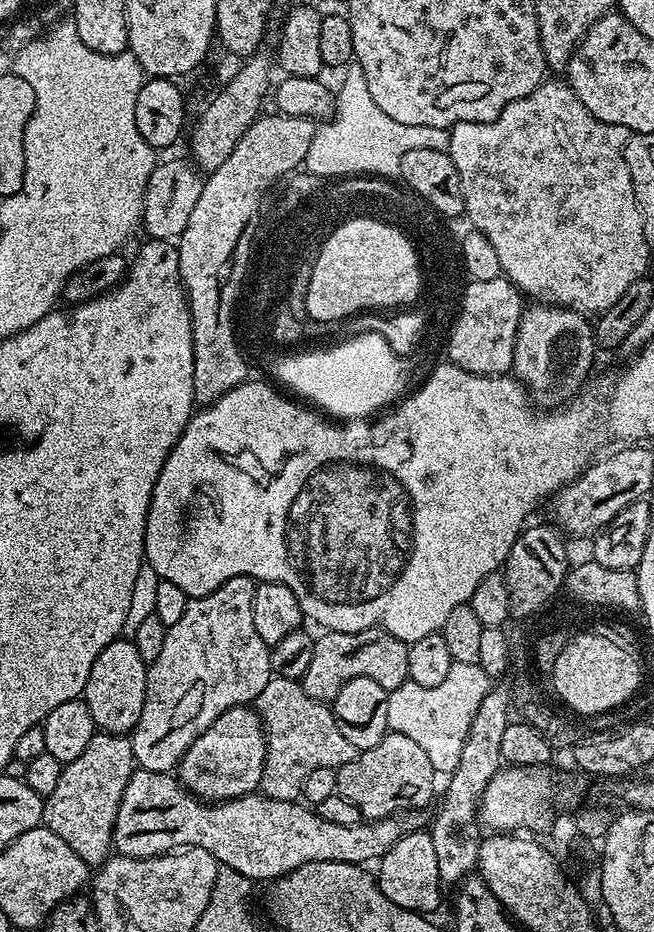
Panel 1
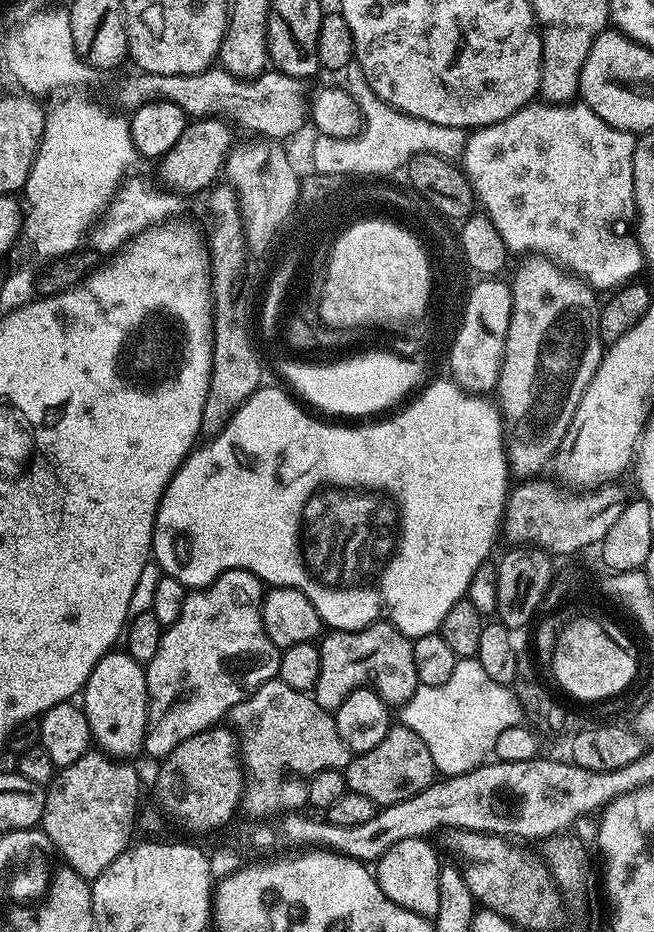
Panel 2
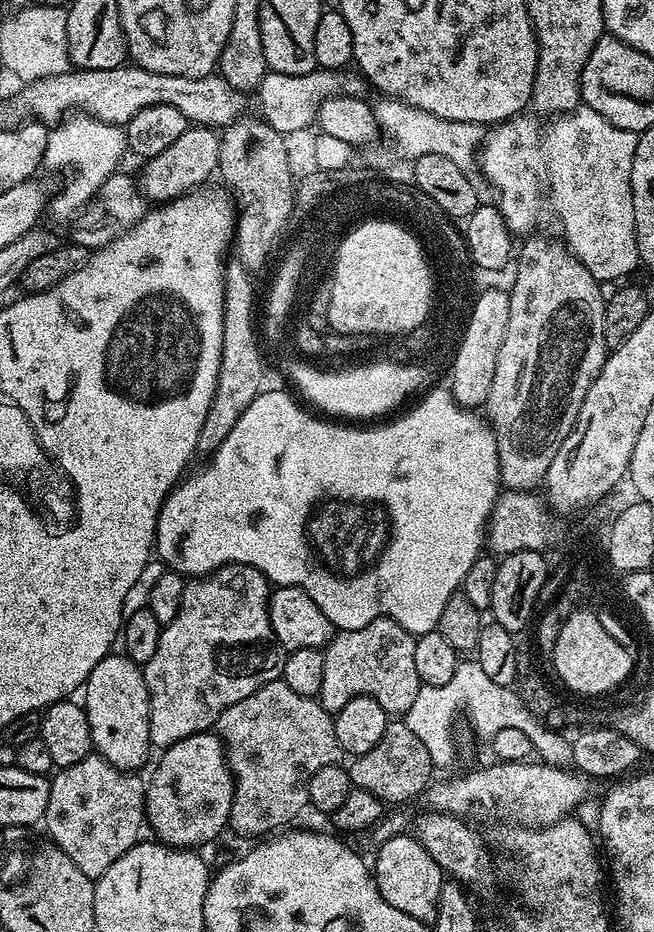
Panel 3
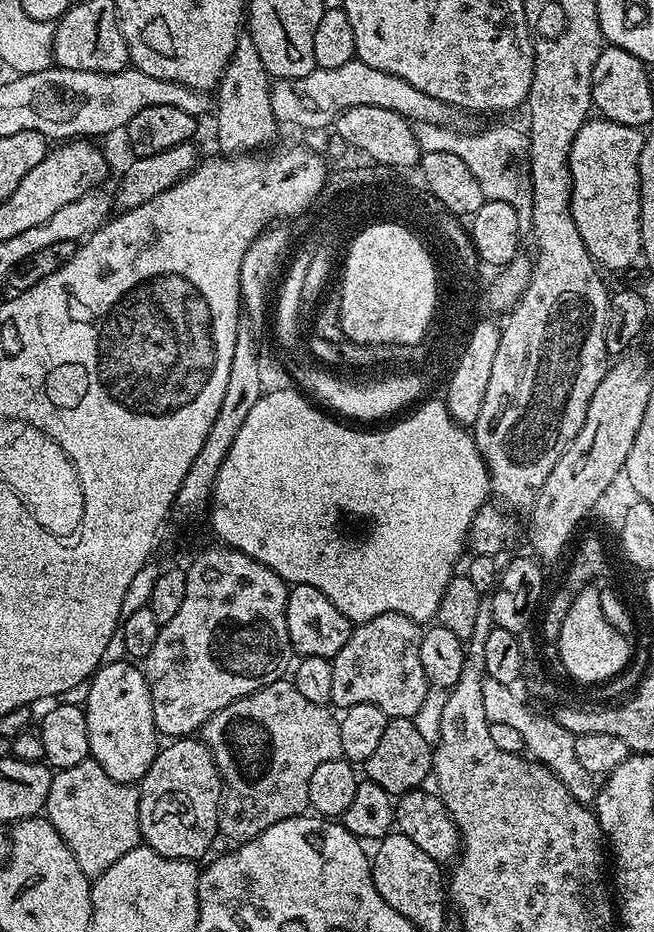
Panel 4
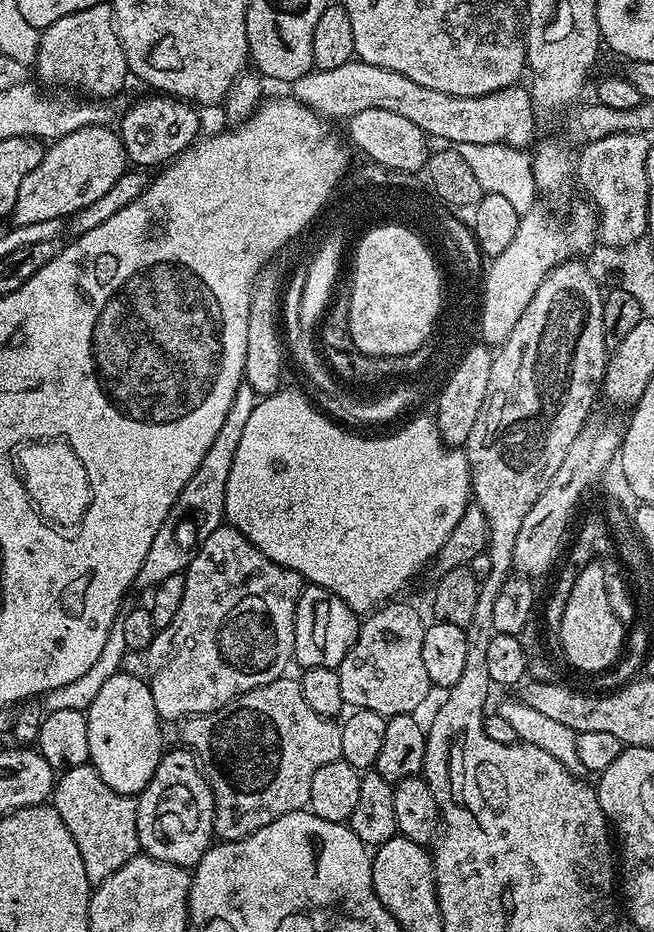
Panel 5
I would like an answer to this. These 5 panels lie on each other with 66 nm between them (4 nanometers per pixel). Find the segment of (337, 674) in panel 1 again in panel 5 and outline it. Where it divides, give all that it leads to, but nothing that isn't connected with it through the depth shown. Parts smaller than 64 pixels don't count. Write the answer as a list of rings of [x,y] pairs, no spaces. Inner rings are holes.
[[[388,602],[377,607],[361,623],[360,633],[354,646],[350,646],[346,658],[342,658],[338,669],[340,673],[338,686],[342,688],[342,698],[349,709],[365,708],[371,712],[382,714],[386,718],[407,716],[415,713],[417,711],[415,708],[428,696],[430,685],[426,666],[422,663],[422,638],[426,620],[423,620],[410,605],[396,603],[400,602]]]

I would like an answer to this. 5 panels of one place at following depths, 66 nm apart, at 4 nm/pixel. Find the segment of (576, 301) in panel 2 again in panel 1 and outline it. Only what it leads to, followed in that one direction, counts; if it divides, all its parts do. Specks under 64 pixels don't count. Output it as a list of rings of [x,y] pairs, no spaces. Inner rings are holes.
[[[532,302],[525,307],[514,342],[512,372],[537,405],[555,410],[567,404],[585,387],[596,355],[594,324],[585,313],[547,302]]]

